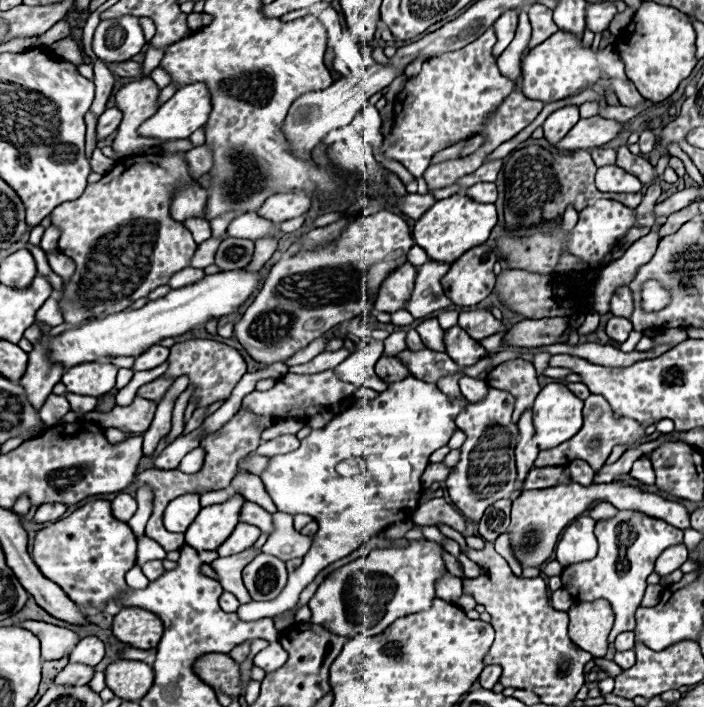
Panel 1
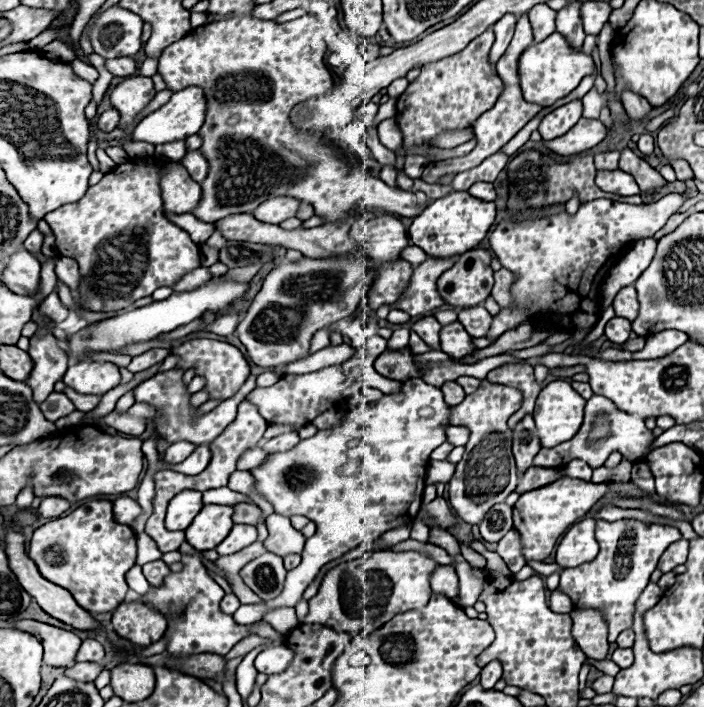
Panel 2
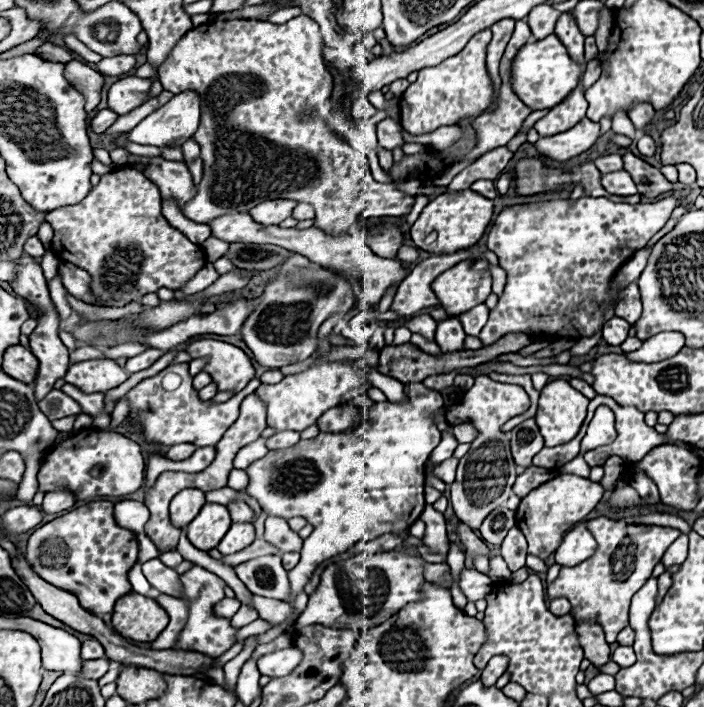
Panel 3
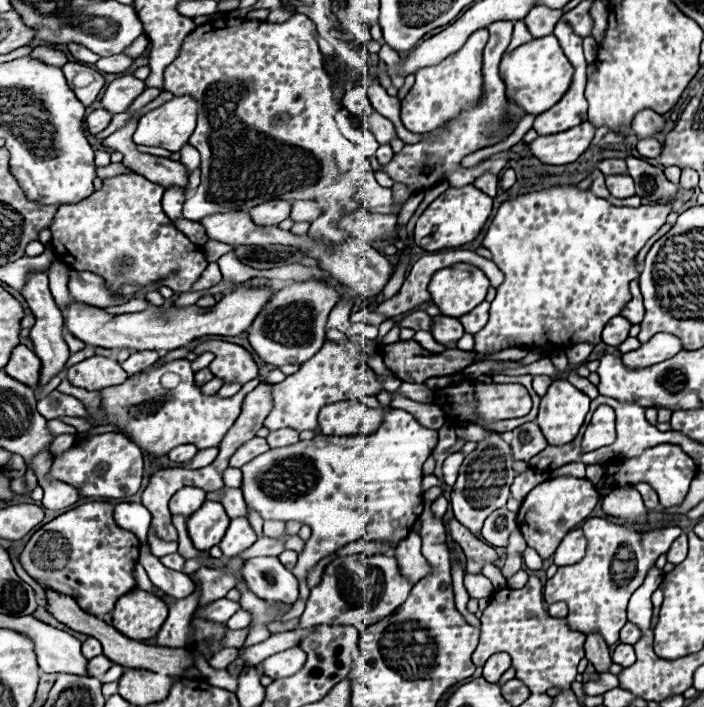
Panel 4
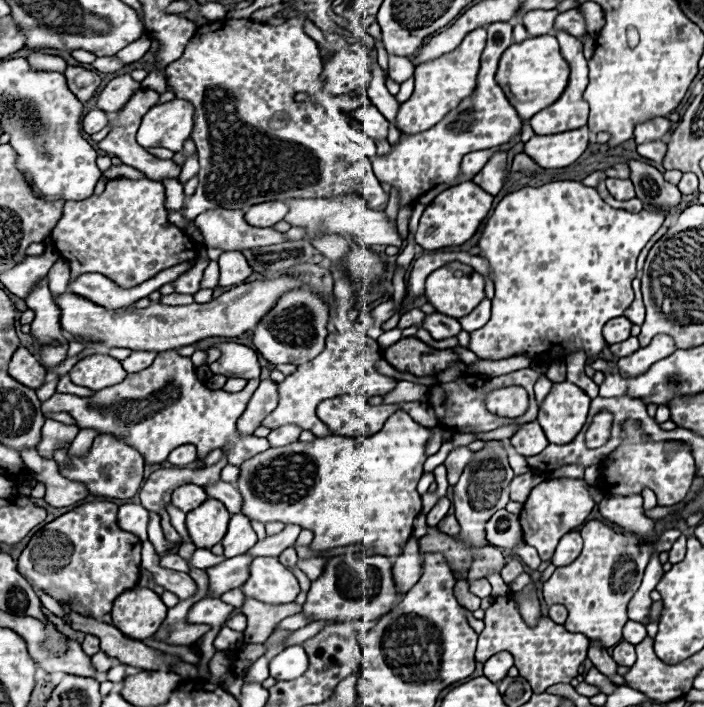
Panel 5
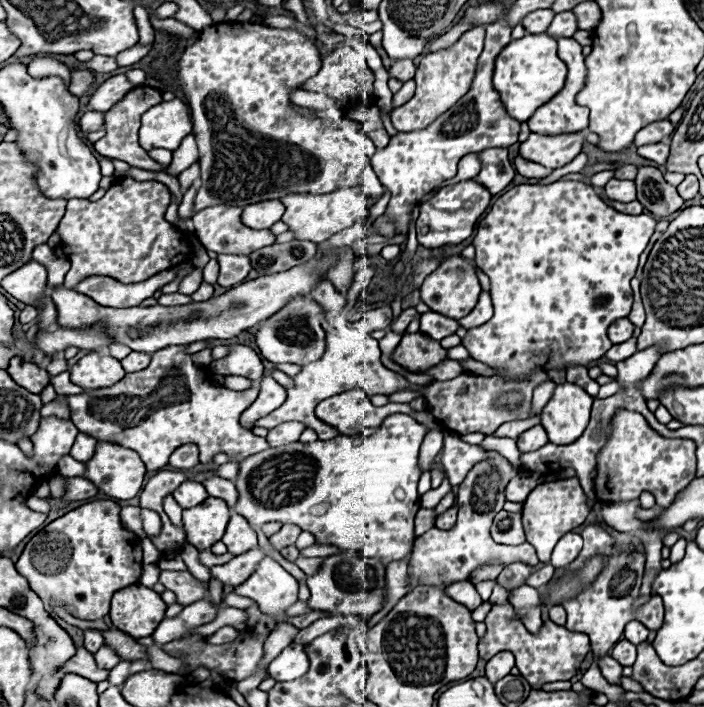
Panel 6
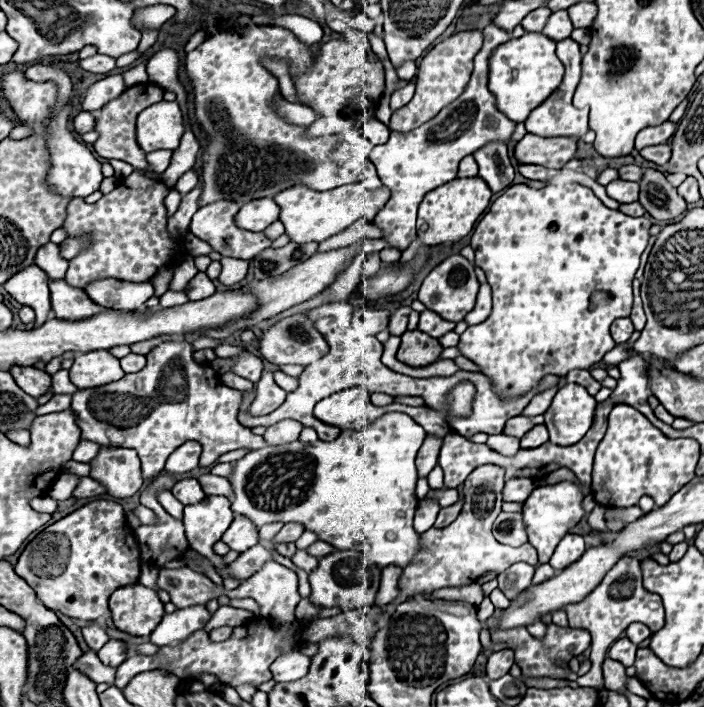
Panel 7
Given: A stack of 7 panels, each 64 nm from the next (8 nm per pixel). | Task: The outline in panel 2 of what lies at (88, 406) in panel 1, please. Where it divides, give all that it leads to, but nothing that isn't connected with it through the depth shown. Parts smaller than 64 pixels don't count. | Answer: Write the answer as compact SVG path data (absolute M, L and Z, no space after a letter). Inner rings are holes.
M66 388L64 394L76 404L76 410L82 410L82 412L90 412L90 410L94 410L94 408L98 406L98 402L100 402L100 396L84 396L84 394L74 392L72 388Z

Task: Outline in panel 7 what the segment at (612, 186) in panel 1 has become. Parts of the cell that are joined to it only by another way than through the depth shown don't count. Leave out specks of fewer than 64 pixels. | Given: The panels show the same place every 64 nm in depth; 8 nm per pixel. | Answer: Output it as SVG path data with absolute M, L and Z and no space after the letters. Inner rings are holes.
M612 180L606 186L606 194L614 198L620 204L630 204L638 200L638 182L628 182L628 180Z

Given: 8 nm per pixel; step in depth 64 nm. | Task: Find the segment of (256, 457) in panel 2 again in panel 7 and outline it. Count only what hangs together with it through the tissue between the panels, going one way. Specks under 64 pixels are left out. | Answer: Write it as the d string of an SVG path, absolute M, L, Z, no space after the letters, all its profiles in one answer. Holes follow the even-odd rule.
M164 342L152 348L146 354L146 360L146 368L136 374L126 374L122 380L106 386L78 390L72 396L72 412L76 412L76 426L82 430L84 440L92 440L100 446L134 448L140 456L144 478L156 478L164 470L168 456L188 440L202 444L202 466L214 464L220 454L232 450L256 450L266 446L262 436L252 434L250 428L238 422L244 392L224 386L210 366L194 362L190 342Z

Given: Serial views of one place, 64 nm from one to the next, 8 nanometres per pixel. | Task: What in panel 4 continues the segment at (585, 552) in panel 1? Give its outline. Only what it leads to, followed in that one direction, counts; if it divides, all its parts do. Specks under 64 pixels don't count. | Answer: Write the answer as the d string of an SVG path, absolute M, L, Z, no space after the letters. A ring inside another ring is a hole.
M574 528L570 530L564 540L560 542L558 550L554 552L554 564L558 566L568 566L568 564L576 564L584 558L584 552L586 552L586 546L588 546L588 540L582 532L582 528Z

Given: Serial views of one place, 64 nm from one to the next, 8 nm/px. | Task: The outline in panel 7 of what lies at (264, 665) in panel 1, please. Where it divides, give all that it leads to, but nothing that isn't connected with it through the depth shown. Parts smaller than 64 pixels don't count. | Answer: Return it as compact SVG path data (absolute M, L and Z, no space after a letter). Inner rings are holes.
M296 650L296 652L286 652L284 656L278 656L272 662L270 672L276 682L294 682L306 676L308 668L310 668L310 658Z

